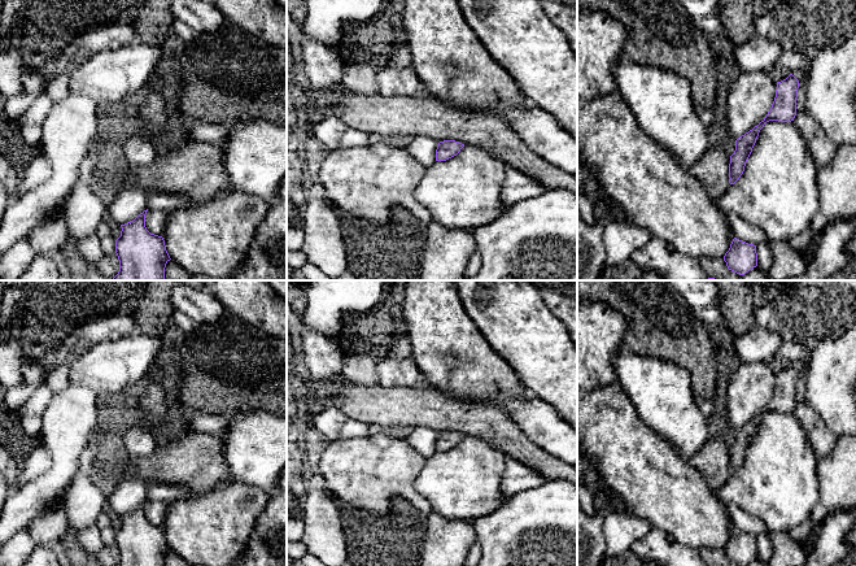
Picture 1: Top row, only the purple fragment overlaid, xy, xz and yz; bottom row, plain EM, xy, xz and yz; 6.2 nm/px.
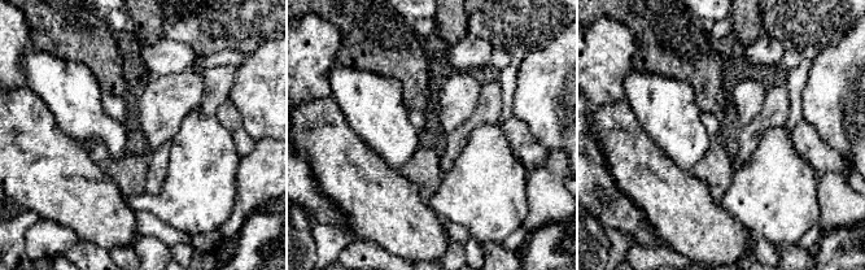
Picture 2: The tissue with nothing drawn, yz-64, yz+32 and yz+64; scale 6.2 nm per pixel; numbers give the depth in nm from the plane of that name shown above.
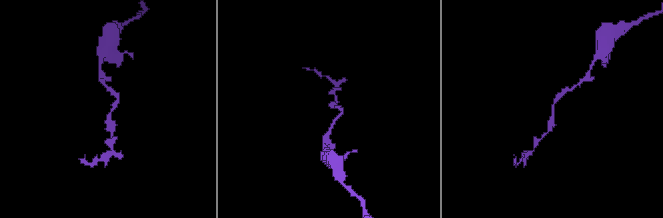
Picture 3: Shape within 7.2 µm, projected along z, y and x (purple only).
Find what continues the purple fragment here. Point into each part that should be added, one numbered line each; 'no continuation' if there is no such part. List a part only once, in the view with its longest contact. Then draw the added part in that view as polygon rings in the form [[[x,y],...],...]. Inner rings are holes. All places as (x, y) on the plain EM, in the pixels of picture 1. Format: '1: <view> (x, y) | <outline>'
no continuation

